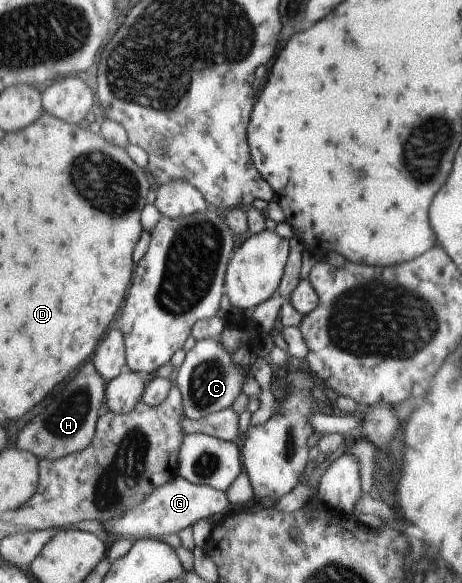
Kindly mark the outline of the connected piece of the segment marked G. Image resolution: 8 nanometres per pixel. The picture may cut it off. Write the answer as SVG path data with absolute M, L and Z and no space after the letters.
M180 475L173 478L167 485L159 486L150 497L145 498L139 506L135 504L131 510L127 510L123 516L115 518L115 520L105 520L100 522L107 532L111 532L113 536L120 538L155 538L162 539L169 534L181 532L187 526L192 527L197 520L207 518L216 514L222 516L232 508L226 492L221 492L213 486L203 486L188 482Z

